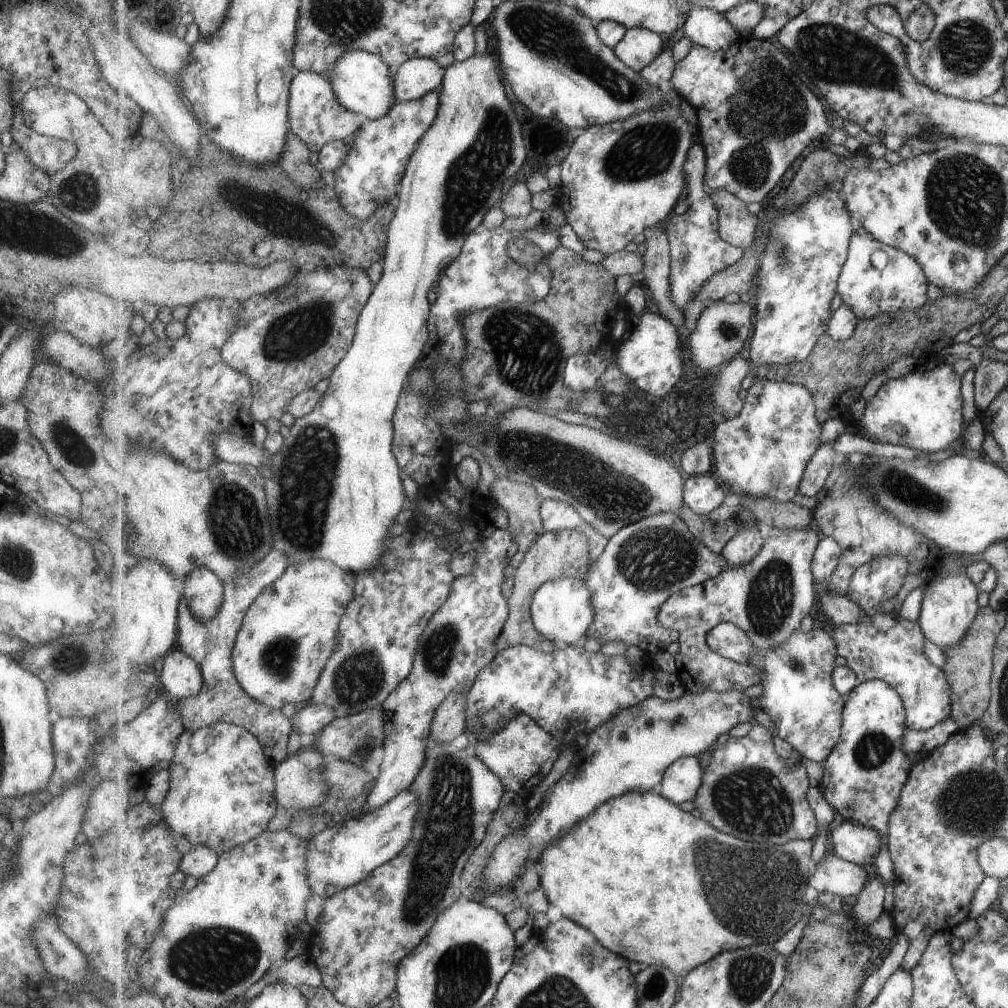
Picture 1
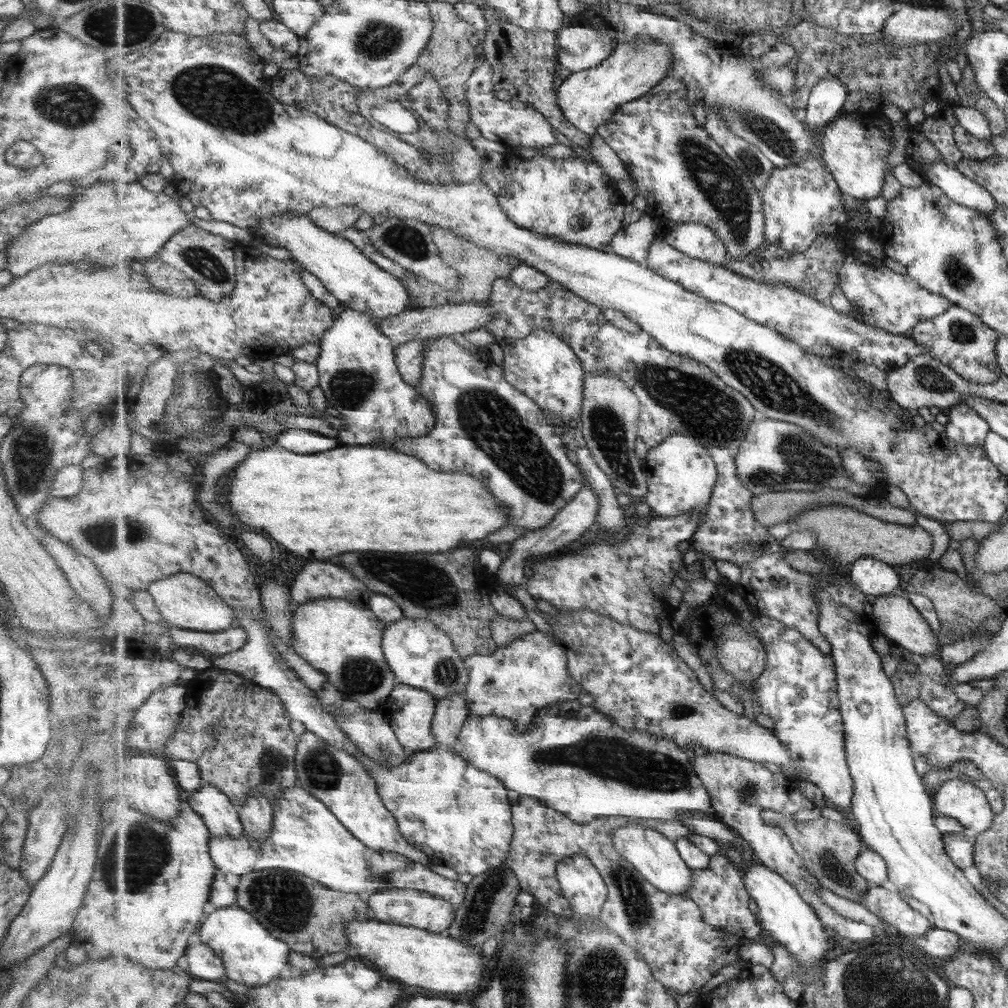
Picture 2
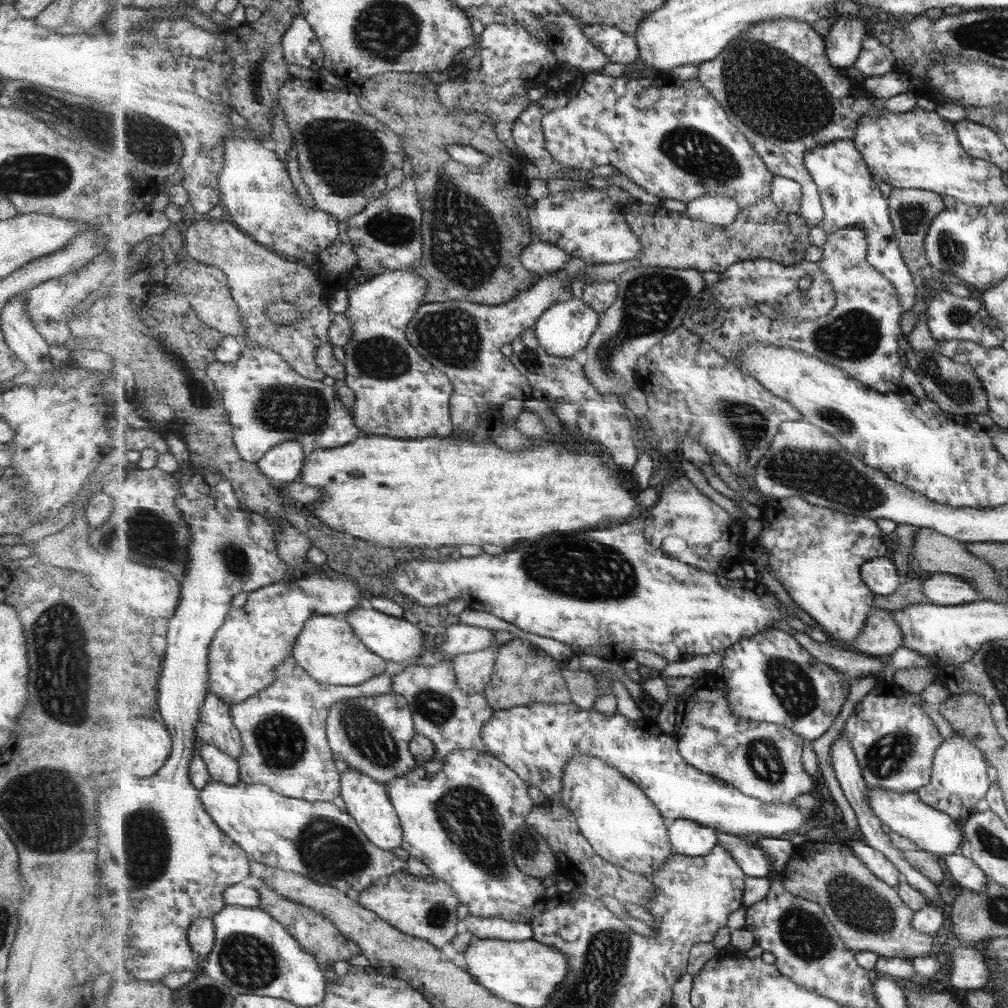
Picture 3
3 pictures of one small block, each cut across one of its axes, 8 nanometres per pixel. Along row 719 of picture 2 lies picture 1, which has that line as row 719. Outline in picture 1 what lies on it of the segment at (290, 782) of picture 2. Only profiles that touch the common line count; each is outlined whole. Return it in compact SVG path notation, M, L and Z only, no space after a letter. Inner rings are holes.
M273 549L249 572L241 572L241 574L237 574L237 578L231 578L224 582L223 606L221 606L217 618L213 618L209 622L201 622L199 618L192 616L192 610L188 607L188 599L185 596L181 598L179 610L180 636L177 637L179 648L200 663L201 672L204 674L204 685L197 696L176 700L177 710L180 710L186 730L197 731L205 726L211 726L215 722L245 727L260 739L265 754L272 759L274 764L281 764L288 758L287 746L289 746L293 724L290 718L281 712L281 709L274 709L259 702L241 686L240 679L237 678L233 668L232 656L237 635L240 633L249 608L259 598L261 592L264 592L268 586L283 576L289 566L291 566L289 556L283 554L279 549Z

